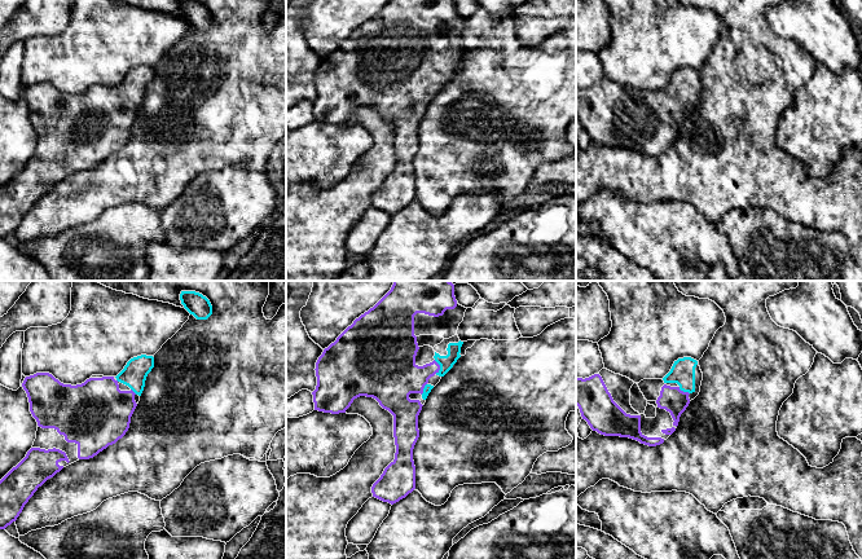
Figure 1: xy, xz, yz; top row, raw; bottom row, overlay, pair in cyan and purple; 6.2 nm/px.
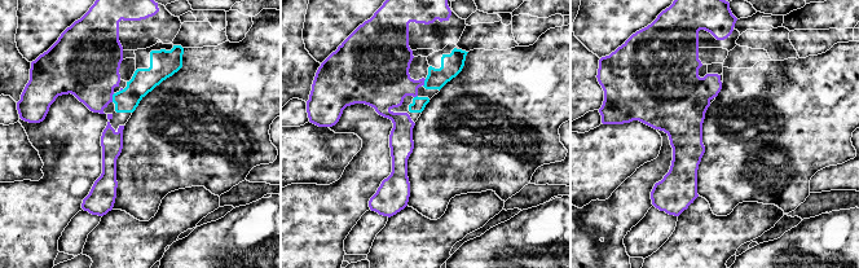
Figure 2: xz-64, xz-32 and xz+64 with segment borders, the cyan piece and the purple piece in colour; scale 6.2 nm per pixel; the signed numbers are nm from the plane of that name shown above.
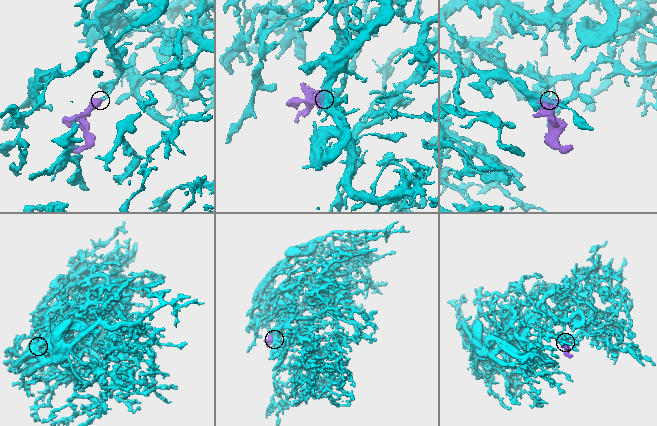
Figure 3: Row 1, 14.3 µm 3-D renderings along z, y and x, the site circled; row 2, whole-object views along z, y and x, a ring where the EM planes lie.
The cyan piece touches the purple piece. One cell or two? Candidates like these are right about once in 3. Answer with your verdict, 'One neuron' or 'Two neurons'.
One neuron

